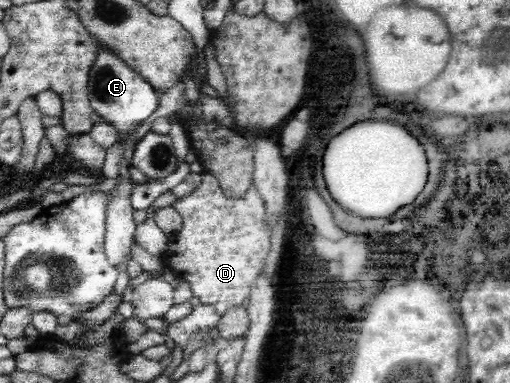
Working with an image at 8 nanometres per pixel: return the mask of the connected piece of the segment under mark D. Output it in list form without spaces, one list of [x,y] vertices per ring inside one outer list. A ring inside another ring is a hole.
[[[201,171],[201,182],[187,196],[177,198],[171,206],[181,215],[181,228],[167,235],[167,248],[163,253],[170,272],[189,282],[192,296],[197,296],[201,305],[211,305],[221,316],[232,306],[247,303],[253,281],[261,274],[265,258],[271,250],[271,228],[266,220],[264,200],[251,182],[246,194],[239,199],[226,198],[217,179],[206,171]]]

